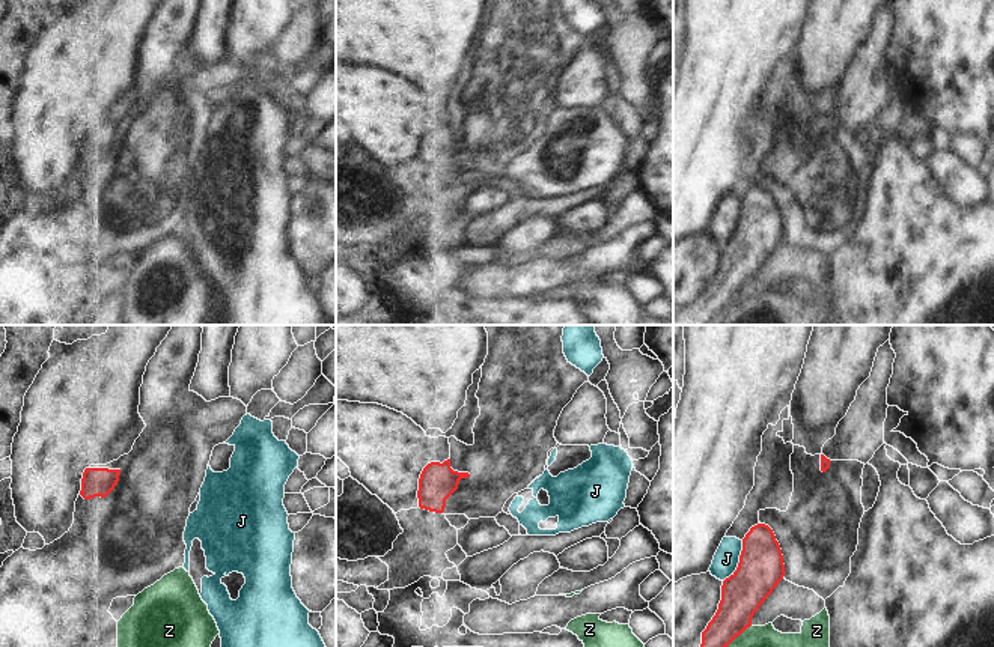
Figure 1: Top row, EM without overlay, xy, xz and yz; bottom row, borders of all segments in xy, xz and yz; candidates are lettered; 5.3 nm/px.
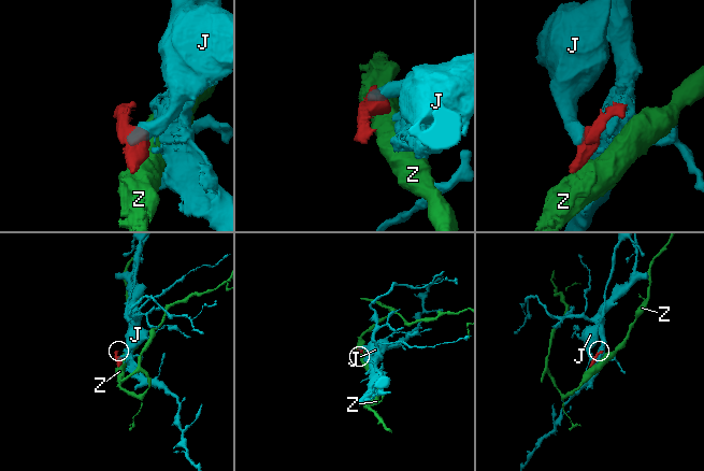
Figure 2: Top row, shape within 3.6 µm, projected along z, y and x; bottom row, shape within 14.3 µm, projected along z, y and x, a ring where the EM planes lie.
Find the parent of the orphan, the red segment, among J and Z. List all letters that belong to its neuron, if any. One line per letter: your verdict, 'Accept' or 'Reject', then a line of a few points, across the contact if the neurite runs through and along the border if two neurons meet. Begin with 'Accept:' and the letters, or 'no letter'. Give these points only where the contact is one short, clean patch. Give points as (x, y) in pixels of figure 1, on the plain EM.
Accept: no letter
J: Reject. Line: yz (743, 203), (738, 229), (723, 244)
Z: Reject. Line: yz (750, 288), (708, 322)

